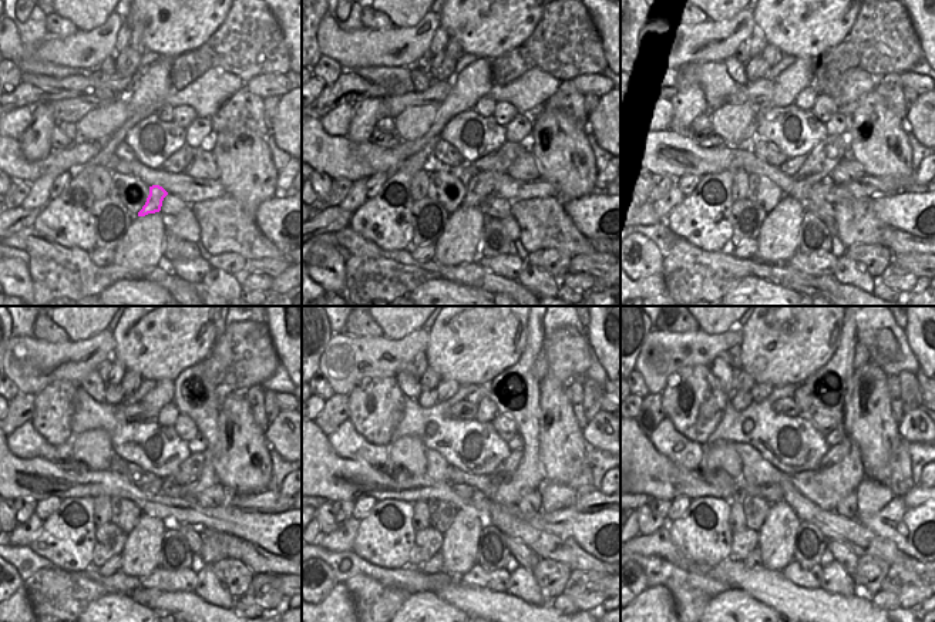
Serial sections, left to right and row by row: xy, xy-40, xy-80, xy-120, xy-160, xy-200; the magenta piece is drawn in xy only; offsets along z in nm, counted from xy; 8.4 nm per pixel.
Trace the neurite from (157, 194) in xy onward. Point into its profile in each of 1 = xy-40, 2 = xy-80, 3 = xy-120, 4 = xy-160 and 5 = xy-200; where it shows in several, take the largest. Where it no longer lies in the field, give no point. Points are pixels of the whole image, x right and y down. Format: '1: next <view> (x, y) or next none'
1: next xy-40 (478, 188)
2: next xy-80 (820, 161)
3: next xy-120 (177, 486)
4: next xy-160 (511, 461)
5: next xy-200 (836, 453)

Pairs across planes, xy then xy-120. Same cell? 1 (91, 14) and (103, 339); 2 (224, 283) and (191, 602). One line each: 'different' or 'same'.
1: different
2: different

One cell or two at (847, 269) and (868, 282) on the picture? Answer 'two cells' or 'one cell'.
one cell

